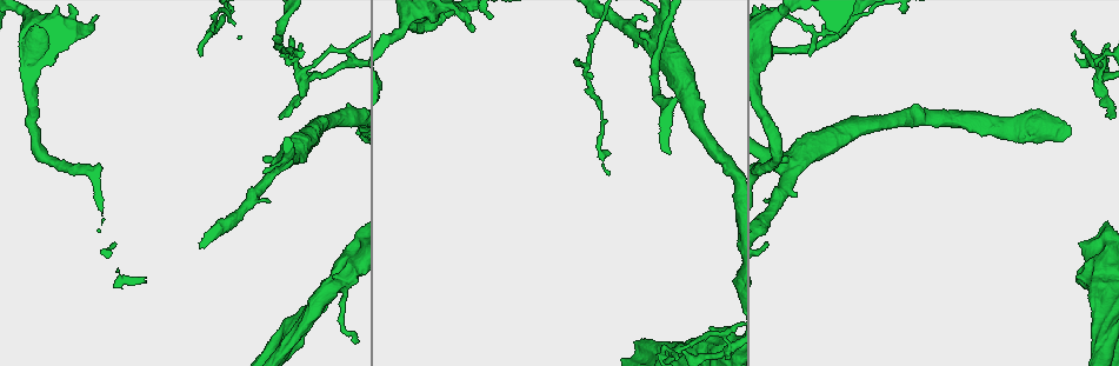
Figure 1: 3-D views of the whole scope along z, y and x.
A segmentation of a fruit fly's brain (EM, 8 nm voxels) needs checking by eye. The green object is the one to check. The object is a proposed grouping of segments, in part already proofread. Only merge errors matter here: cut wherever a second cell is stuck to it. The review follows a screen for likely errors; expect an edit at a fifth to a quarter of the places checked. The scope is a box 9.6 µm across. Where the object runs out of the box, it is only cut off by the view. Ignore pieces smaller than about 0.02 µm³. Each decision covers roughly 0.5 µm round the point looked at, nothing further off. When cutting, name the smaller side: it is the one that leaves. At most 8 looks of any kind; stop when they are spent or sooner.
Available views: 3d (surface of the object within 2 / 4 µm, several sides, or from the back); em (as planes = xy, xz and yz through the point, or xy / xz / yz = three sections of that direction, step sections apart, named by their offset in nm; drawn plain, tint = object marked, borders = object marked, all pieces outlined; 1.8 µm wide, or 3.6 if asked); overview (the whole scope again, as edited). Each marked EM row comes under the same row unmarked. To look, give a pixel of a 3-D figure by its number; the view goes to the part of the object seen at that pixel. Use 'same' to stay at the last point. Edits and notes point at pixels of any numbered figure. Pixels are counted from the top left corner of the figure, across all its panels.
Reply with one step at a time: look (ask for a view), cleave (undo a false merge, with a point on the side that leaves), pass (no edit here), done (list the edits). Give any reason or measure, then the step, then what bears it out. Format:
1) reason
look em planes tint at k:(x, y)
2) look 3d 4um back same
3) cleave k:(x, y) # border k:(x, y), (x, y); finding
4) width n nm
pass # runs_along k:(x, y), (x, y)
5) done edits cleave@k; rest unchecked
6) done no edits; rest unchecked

two arms at a narrow angle
look em 3.6um xy step 4 borders at 1:(342, 290)

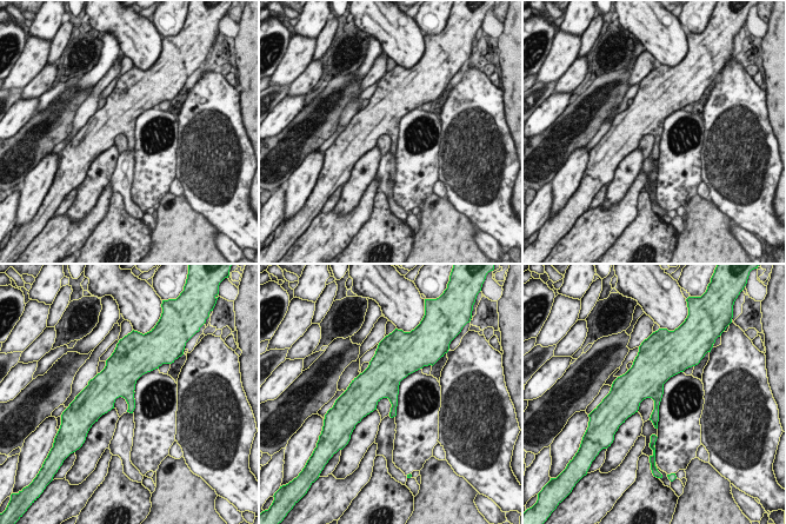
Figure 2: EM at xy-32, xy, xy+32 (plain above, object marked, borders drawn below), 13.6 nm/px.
width 320 nm
pass # one cell here

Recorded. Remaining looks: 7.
three-way junction
look 3d 2um at 1:(350, 60)

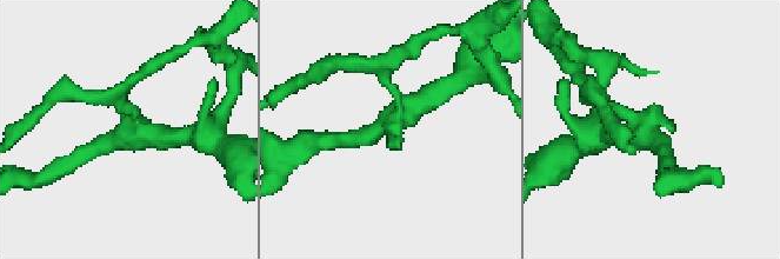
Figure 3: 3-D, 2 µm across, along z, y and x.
need the tissue
look em yz step 8 tint at 3:(398, 111)

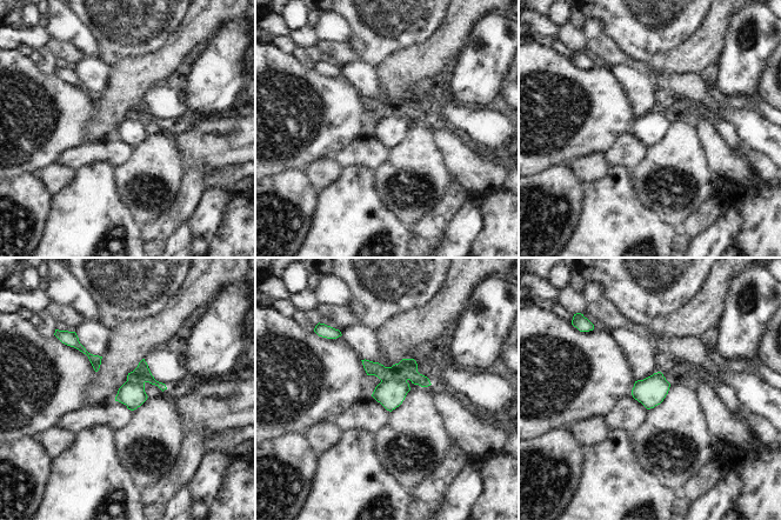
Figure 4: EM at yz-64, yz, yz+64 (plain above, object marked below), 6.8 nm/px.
cleave 4:(406, 370) # border 4:(381, 379), (402, 379), (406, 381); a second cell is stuck on

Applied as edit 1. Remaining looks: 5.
see it whole again
look overview

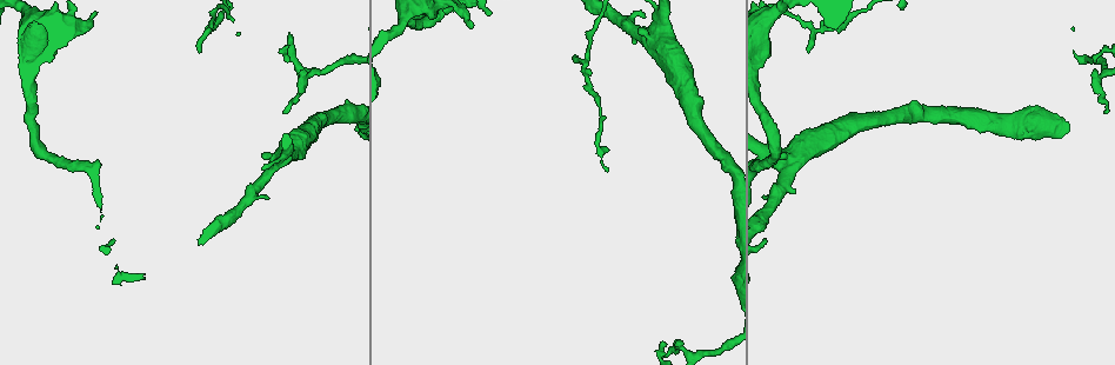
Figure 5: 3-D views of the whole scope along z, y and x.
a narrow waist
look 3d 2um at 5:(830, 29)

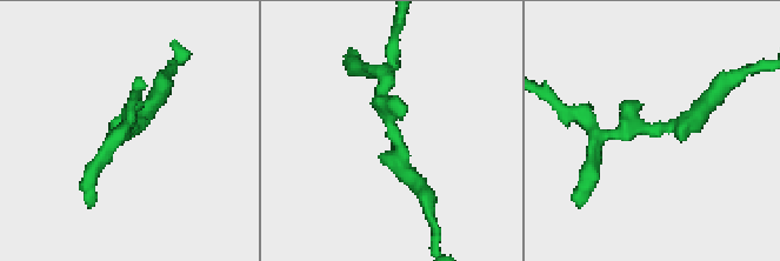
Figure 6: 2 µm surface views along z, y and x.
now the EM
look em planes tint at 6:(136, 127)

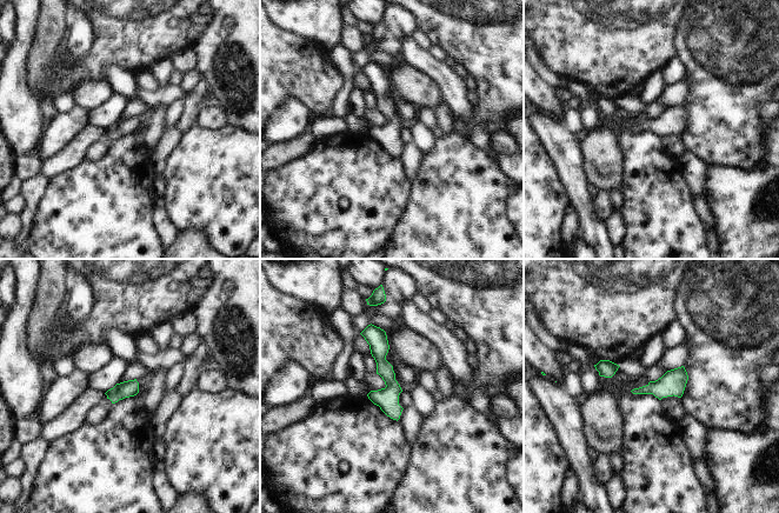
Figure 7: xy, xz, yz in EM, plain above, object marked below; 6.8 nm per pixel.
pass # runs_along 7:(371, 327), (391, 382), (395, 417); all the same cell

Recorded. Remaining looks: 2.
done edits cleave@4; rest unchecked

